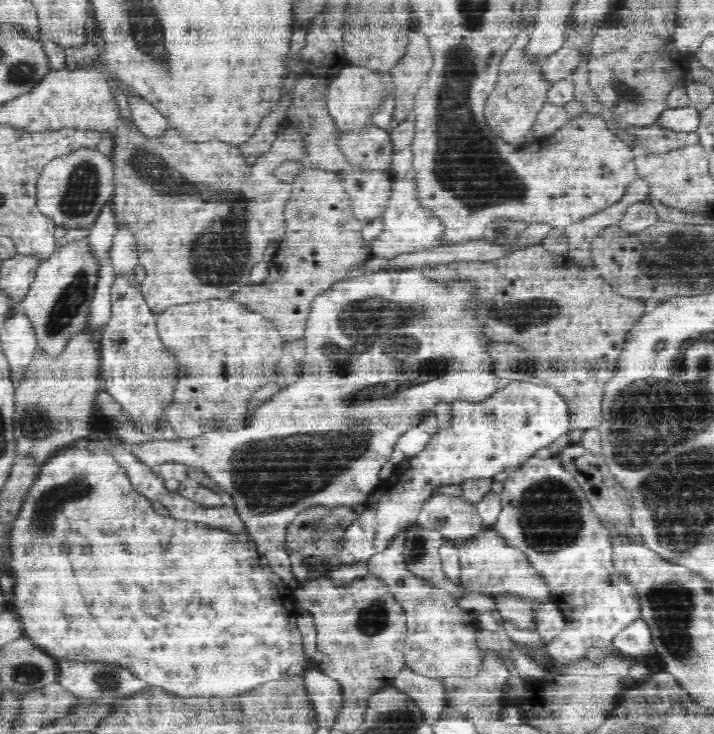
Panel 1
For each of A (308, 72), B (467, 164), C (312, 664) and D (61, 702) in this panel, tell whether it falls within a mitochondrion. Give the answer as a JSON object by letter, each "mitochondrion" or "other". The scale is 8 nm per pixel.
{"A":"other","B":"mitochondrion","C":"other","D":"other"}

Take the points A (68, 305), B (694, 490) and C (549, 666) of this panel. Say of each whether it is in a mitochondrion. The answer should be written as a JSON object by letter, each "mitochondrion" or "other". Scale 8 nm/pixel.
{"A":"mitochondrion","B":"mitochondrion","C":"other"}

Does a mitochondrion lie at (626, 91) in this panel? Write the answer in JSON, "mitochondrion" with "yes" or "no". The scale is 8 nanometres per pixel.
{"mitochondrion":"yes"}

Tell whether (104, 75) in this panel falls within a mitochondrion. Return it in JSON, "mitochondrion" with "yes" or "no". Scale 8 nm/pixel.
{"mitochondrion":"no"}

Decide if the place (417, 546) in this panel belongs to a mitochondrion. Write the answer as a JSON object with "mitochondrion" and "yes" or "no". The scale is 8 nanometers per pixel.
{"mitochondrion":"yes"}

